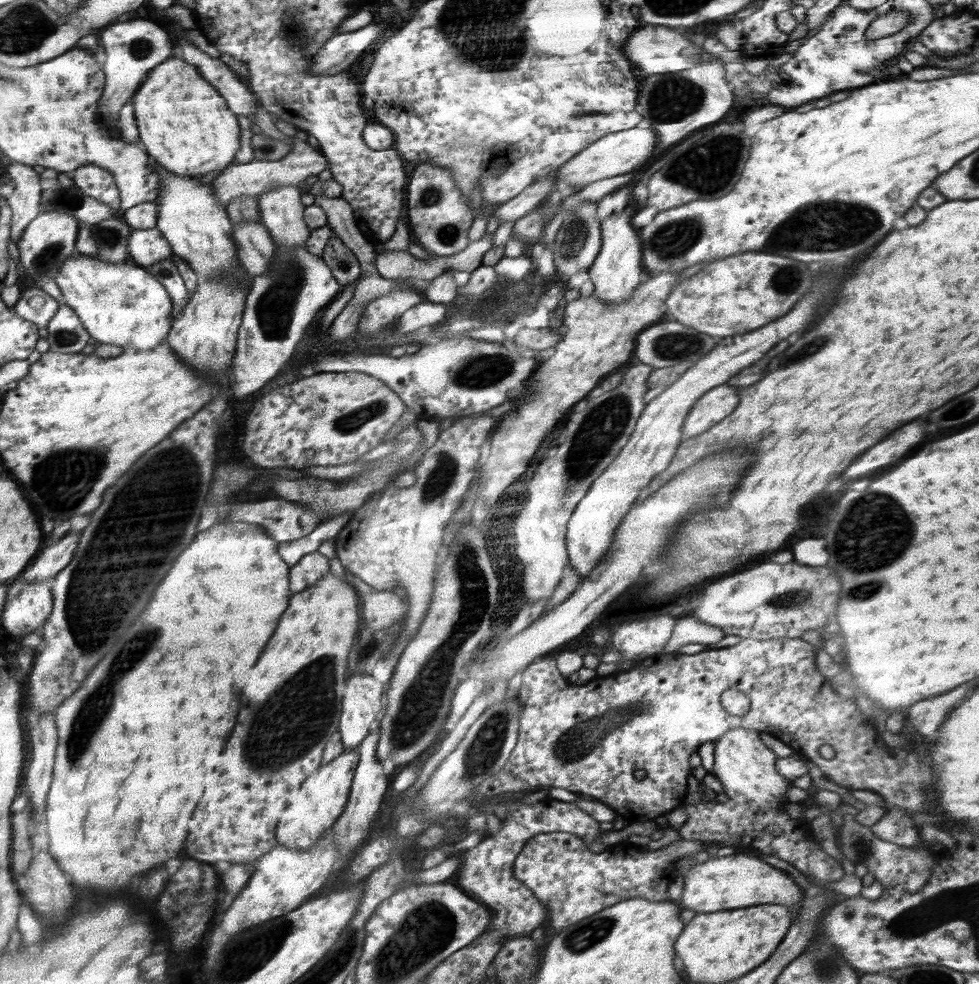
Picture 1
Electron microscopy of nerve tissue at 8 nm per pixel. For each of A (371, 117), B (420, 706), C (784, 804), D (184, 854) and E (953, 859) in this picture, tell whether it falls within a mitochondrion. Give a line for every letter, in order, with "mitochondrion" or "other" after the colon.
A: other
B: mitochondrion
C: other
D: other
E: other

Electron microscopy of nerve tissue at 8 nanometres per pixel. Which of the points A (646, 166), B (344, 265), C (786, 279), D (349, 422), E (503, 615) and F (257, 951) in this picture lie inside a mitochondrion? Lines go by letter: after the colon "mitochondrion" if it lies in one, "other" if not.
A: other
B: other
C: mitochondrion
D: mitochondrion
E: mitochondrion
F: mitochondrion

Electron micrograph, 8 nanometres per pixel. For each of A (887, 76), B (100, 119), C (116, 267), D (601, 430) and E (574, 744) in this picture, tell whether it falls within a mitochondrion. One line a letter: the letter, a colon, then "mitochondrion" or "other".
A: other
B: other
C: other
D: mitochondrion
E: mitochondrion

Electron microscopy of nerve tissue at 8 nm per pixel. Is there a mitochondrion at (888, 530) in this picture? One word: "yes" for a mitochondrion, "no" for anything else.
yes

